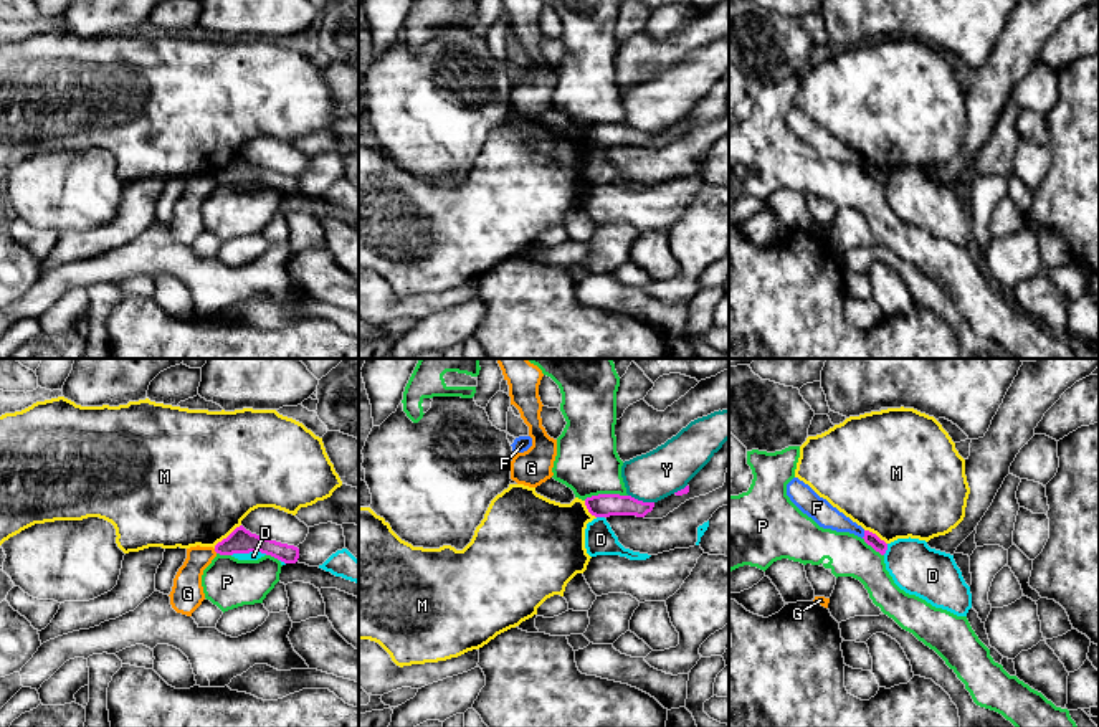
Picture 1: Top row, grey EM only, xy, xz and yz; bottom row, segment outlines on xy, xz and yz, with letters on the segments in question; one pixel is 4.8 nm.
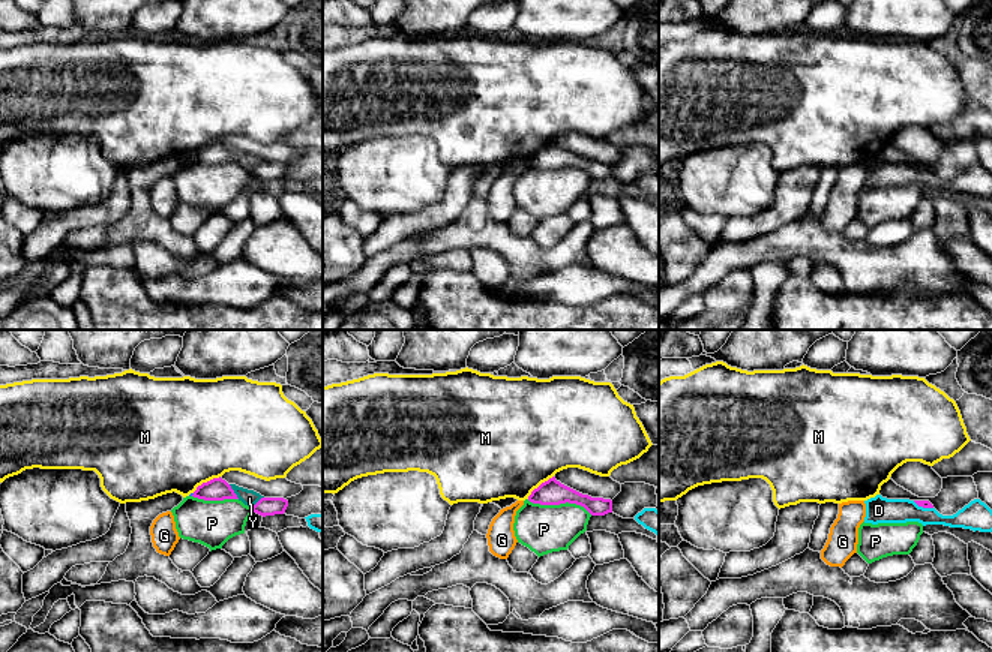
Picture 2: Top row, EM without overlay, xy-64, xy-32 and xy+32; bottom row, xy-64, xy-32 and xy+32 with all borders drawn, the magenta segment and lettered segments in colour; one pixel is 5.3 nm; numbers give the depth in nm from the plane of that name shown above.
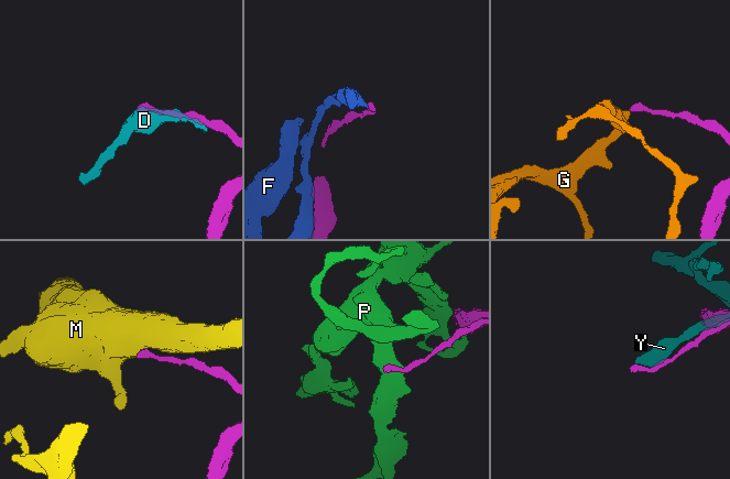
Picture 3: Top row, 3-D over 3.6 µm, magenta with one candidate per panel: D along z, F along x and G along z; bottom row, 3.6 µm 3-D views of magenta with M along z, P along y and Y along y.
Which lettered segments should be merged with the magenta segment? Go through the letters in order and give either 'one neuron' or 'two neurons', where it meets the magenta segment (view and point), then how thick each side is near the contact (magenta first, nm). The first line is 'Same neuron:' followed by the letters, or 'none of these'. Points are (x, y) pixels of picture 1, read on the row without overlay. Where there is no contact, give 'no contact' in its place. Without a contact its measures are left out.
Same neuron: none of these
D: two neurons | xy (248, 182) | 120/50 nm
F: two neurons | yz (865, 164) | 70/120 nm
G: two neurons | xy (215, 180) | 120/160 nm
M: two neurons | xy (228, 166) | 120/480 nm
P: two neurons | xz (605, 124) | 110/300 nm
Y: two neurons | xz (642, 131) | 110/240 nm

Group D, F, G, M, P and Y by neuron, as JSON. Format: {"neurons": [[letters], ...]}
{"neurons": [["D"], ["F"], ["G"], ["M"], ["P"], ["Y"]]}

